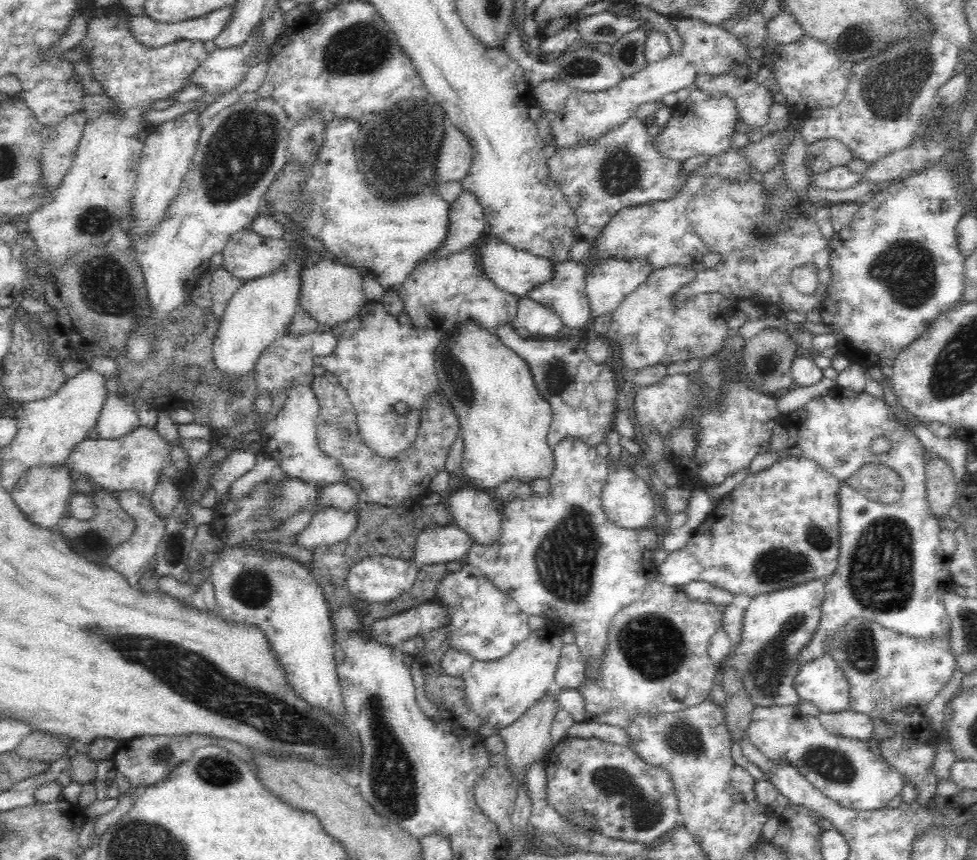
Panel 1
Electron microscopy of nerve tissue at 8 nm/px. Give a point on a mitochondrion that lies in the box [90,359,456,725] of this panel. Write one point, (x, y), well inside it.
(252, 587)

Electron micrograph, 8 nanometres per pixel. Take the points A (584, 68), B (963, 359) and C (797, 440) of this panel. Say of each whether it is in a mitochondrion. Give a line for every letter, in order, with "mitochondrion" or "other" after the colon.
A: mitochondrion
B: mitochondrion
C: other

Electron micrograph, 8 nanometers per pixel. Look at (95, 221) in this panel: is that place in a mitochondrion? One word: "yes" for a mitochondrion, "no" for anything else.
yes

